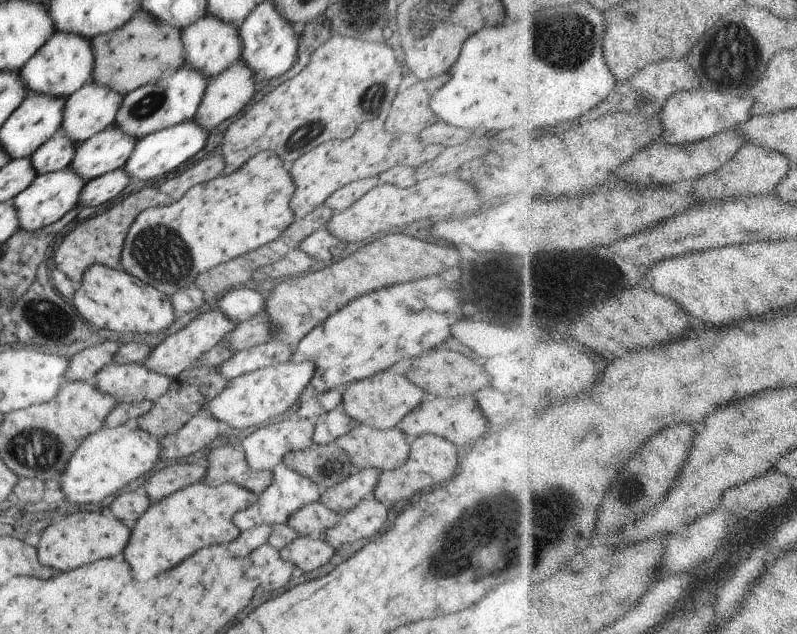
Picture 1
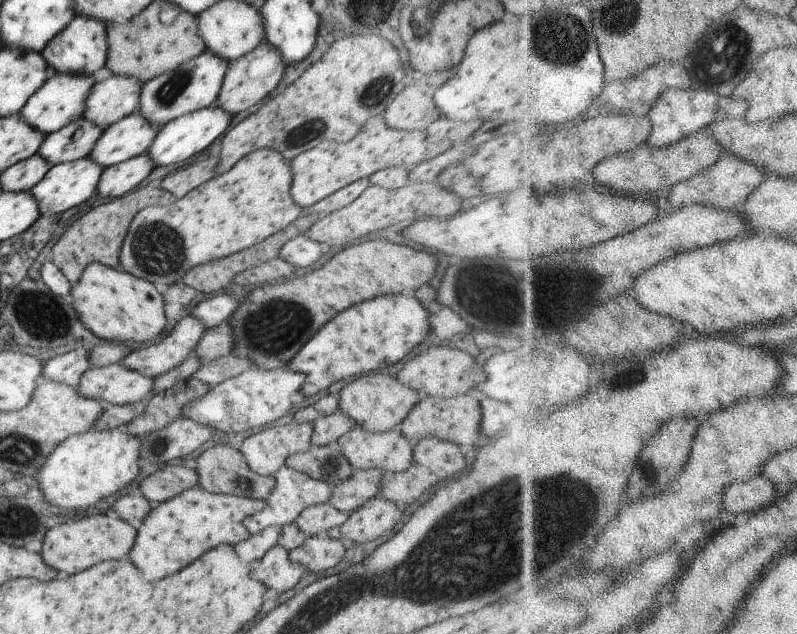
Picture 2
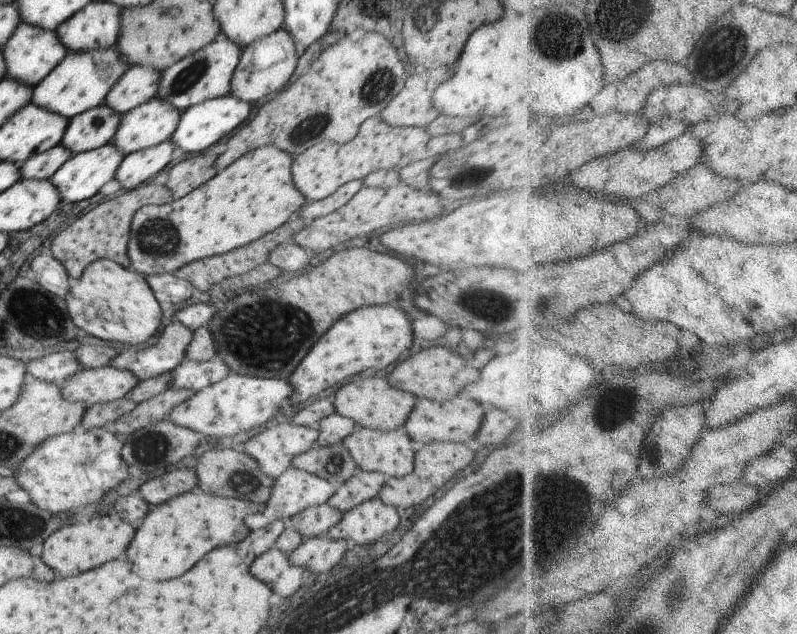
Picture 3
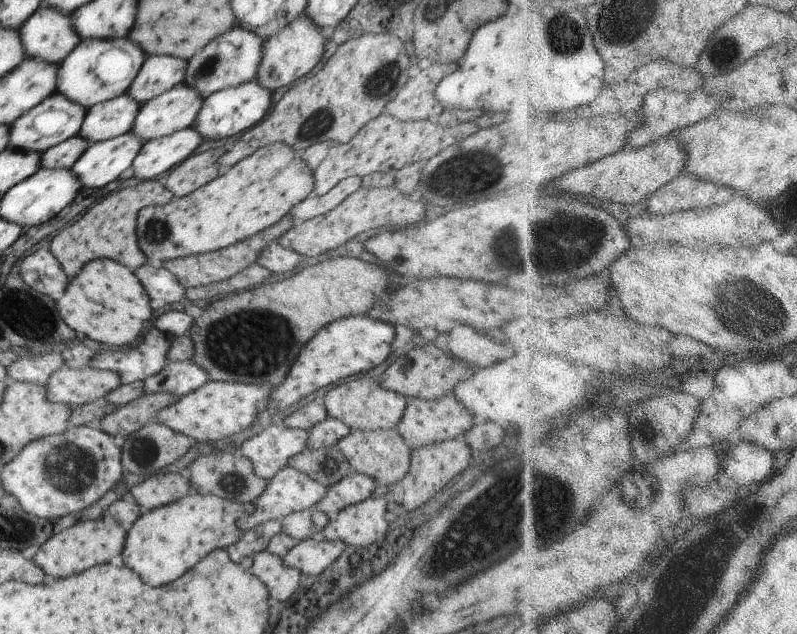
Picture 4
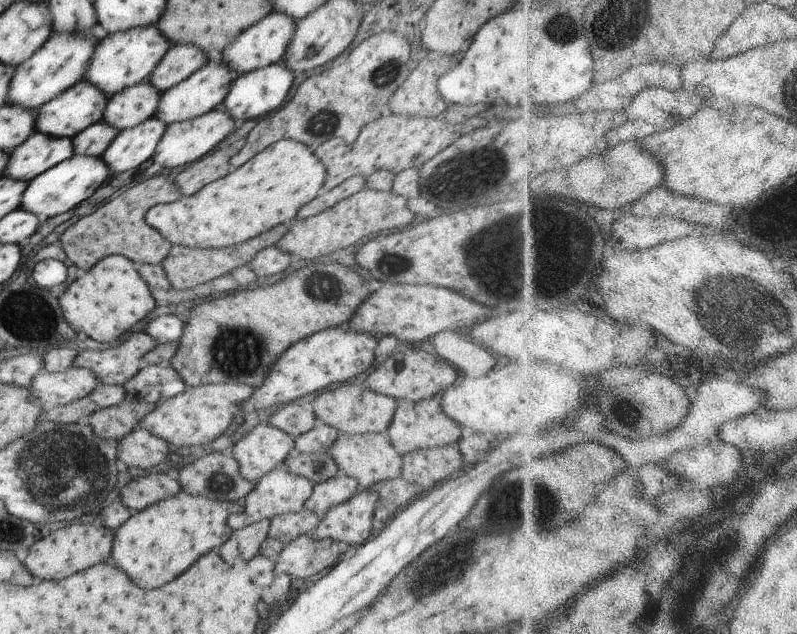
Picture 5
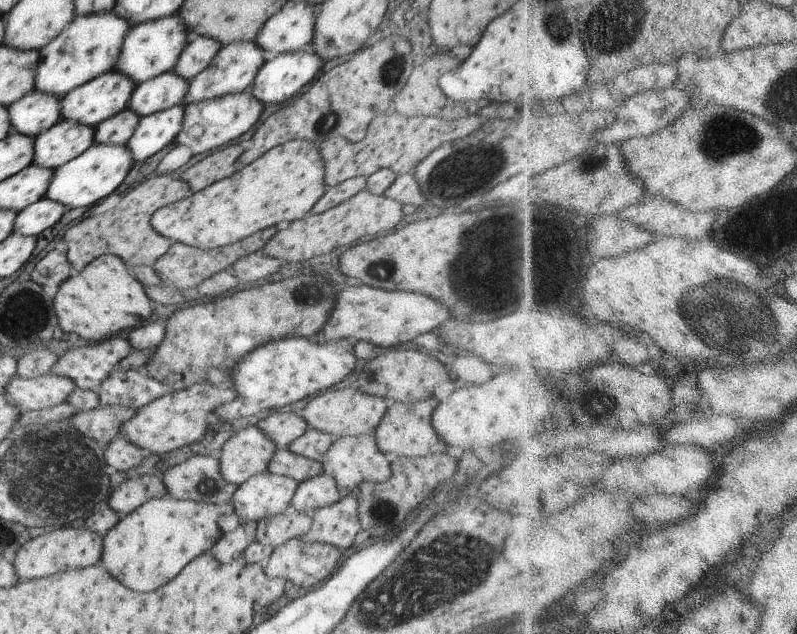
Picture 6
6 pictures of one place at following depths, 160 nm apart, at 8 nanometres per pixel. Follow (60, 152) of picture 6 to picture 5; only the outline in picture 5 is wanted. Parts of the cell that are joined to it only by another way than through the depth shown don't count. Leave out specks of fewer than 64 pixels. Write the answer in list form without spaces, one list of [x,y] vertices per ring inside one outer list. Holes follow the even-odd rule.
[[[38,131],[10,154],[3,176],[31,181],[49,168],[74,156],[75,148],[70,137],[55,137]]]

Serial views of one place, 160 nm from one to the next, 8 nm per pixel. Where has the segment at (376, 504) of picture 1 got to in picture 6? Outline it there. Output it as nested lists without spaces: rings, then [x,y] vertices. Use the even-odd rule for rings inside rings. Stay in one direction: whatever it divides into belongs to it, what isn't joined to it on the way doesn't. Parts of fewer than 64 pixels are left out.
[[[360,488],[338,499],[338,502],[316,509],[311,517],[311,527],[300,538],[304,542],[324,543],[351,549],[356,534],[361,529],[358,516]]]

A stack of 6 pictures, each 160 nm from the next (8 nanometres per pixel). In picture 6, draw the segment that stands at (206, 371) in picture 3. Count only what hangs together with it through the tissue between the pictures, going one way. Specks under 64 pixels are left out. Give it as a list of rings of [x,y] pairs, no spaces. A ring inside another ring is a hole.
[[[120,368],[112,371],[100,383],[100,388],[97,390],[100,405],[129,406],[136,412],[169,392],[170,388],[143,370]]]

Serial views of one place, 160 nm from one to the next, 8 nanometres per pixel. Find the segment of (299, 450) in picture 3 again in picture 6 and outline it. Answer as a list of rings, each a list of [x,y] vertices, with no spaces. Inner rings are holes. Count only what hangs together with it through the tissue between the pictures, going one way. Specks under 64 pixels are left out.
[[[258,426],[237,431],[224,444],[218,460],[221,475],[236,486],[267,470],[277,448]]]

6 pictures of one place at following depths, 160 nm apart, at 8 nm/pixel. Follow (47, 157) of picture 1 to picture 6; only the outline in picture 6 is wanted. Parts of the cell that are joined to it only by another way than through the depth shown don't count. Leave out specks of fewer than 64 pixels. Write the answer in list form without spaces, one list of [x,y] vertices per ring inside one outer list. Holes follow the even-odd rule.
[[[174,70],[162,73],[139,83],[130,97],[128,107],[143,117],[159,110],[182,105],[189,82]]]

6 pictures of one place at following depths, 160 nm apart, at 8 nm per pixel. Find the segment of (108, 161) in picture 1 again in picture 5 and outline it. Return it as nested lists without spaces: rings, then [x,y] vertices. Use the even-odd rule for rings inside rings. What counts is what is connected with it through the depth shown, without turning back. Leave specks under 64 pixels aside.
[[[212,55],[202,68],[199,68],[194,74],[161,94],[154,117],[162,119],[166,124],[171,125],[172,123],[196,118],[209,110],[222,106],[235,77],[236,74],[231,74],[231,68],[226,61],[223,61],[219,55]]]

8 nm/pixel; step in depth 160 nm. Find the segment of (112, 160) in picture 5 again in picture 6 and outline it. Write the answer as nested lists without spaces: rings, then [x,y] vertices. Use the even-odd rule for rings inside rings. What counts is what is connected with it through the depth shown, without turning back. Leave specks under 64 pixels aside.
[[[176,105],[141,117],[134,134],[126,146],[132,153],[133,160],[145,160],[175,142],[182,130],[185,106]]]

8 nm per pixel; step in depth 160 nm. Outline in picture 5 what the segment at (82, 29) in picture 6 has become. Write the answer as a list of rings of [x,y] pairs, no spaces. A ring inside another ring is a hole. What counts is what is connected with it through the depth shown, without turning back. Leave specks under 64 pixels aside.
[[[96,28],[88,33],[80,31],[52,34],[31,57],[16,66],[7,102],[29,108],[34,114],[43,104],[84,80],[101,33]]]

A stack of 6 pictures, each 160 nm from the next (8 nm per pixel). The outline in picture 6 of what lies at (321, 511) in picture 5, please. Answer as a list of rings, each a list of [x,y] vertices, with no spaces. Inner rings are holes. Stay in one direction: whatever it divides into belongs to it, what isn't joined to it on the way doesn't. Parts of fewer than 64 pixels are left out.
[[[326,473],[299,482],[291,506],[297,514],[312,517],[316,509],[330,506],[342,498],[335,480]]]

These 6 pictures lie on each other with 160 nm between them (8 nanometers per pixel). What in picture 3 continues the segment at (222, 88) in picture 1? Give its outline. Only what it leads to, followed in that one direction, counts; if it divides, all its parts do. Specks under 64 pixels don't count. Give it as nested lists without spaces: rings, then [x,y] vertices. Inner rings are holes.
[[[284,28],[265,36],[242,50],[242,54],[233,74],[231,93],[249,103],[259,103],[264,96],[282,91],[292,78],[298,64],[301,50],[295,46],[291,34]]]

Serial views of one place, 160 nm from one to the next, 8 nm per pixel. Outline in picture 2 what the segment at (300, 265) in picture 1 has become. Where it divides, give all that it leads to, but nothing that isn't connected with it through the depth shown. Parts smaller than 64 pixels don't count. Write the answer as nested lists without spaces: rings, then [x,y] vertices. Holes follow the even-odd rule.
[[[276,257],[272,258],[272,260],[267,260],[258,266],[244,269],[234,276],[232,282],[251,288],[277,277],[288,277],[296,269],[297,268],[292,266],[292,264],[288,264],[286,260]]]

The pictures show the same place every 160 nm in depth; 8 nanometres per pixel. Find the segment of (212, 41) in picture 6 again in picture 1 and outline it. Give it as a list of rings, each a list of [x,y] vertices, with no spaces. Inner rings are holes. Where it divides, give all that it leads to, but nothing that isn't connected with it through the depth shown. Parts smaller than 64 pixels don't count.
[[[86,83],[67,98],[61,130],[67,137],[82,144],[115,124],[124,97],[108,86]]]

